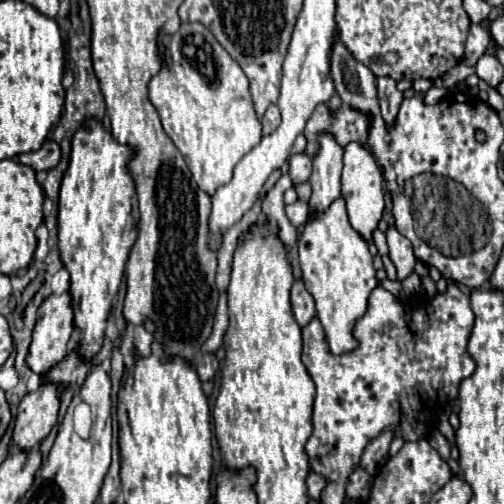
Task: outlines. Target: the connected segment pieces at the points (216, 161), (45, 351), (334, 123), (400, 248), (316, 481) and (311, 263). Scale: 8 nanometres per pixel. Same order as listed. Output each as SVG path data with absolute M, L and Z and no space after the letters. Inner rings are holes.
M183 23L173 37L163 37L163 43L173 57L173 67L163 67L151 79L149 99L159 111L165 133L185 157L195 183L211 197L217 187L229 183L237 161L263 137L263 127L255 115L249 93L249 81L237 61L229 57L201 23ZM207 47L211 47L213 61L217 61L215 81L207 79L197 67L199 55L205 53Z
M65 291L61 295L49 295L39 307L39 319L33 329L33 341L27 355L27 365L43 375L55 363L59 363L69 345L73 331L73 299Z
M321 103L315 107L311 119L307 121L305 133L303 133L307 139L305 153L309 157L317 155L317 151L319 151L319 137L317 135L321 135L321 133L333 135L341 147L357 141L367 151L371 151L371 147L367 143L369 127L371 127L371 117L359 109L353 109L347 103L343 103L337 111L331 111L325 103Z
M395 227L387 231L387 245L389 245L389 257L397 267L397 277L399 281L405 281L415 271L415 263L417 263L413 255L413 247Z
M311 471L311 473L309 473L309 477L307 477L307 487L309 487L309 497L317 501L317 499L319 499L319 495L321 495L321 491L327 487L327 479Z
M337 199L329 211L309 219L299 239L299 263L303 271L303 283L315 299L317 319L321 321L327 337L329 351L333 355L345 355L359 347L353 335L355 323L365 315L371 291L379 285L375 267L369 255L369 245L357 231L353 231L343 199Z

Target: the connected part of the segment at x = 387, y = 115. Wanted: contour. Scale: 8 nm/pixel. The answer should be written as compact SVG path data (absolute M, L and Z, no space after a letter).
M385 77L377 79L377 99L379 99L379 109L385 125L393 127L403 101L403 93L395 87L393 79L385 79Z

